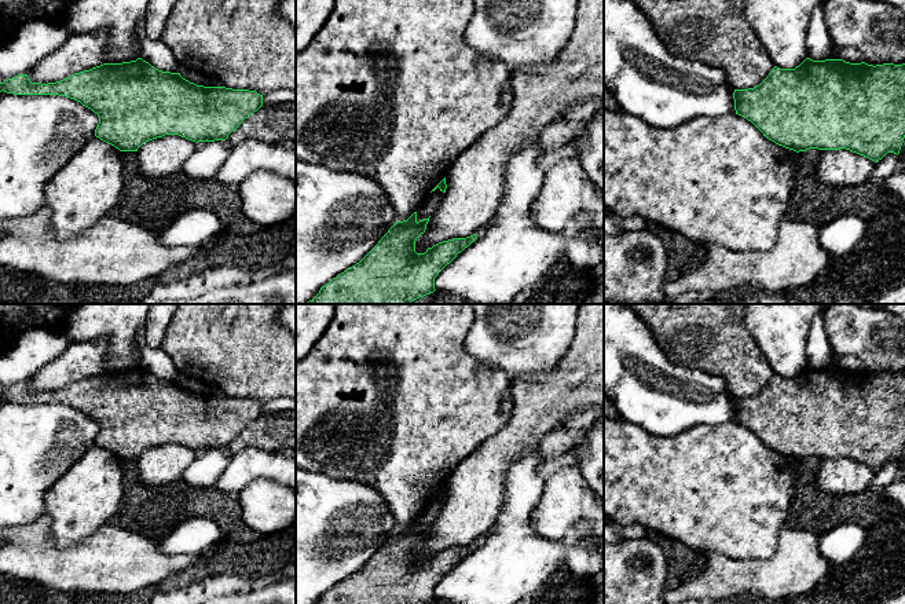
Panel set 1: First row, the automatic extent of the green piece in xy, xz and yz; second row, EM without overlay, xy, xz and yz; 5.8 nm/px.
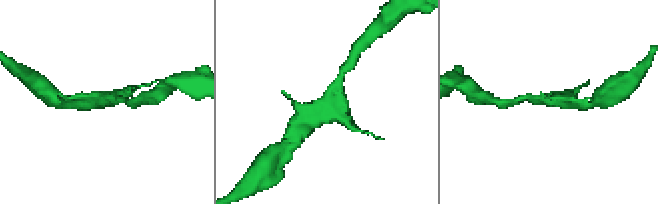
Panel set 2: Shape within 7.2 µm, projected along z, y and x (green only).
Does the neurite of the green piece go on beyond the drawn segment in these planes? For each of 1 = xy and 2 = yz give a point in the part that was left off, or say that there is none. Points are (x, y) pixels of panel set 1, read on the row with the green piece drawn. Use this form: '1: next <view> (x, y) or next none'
1: next none
2: next none

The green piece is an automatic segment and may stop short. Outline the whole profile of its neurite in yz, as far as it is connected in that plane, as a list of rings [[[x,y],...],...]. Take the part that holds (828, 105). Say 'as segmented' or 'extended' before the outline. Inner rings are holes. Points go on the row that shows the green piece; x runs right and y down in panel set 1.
as segmented | [[[806,58],[795,69],[774,66],[756,87],[734,89],[736,114],[751,121],[769,140],[796,153],[809,149],[846,149],[875,162],[887,153],[899,154],[905,138],[905,63],[868,65],[843,59],[813,61]]]

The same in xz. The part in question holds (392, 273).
as segmented | [[[417,212],[407,220],[396,222],[359,263],[322,286],[319,293],[305,304],[410,304],[433,293],[439,272],[477,237],[473,234],[443,241],[428,248],[425,253],[417,253],[415,241],[425,233],[428,222],[429,217],[418,222]]]

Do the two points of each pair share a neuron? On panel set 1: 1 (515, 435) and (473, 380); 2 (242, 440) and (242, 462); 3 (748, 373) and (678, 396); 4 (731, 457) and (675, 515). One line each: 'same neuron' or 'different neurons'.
1: different neurons
2: different neurons
3: different neurons
4: same neuron

